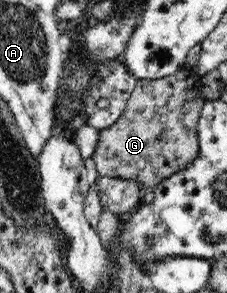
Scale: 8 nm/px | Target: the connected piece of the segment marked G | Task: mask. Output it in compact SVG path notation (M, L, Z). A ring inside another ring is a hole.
M196 67L183 68L171 76L155 80L138 79L121 116L104 129L98 129L98 143L93 152L93 161L98 174L103 179L133 179L145 192L153 190L157 183L175 174L190 163L199 152L197 121L202 106L209 100L203 94L202 78L197 74Z

